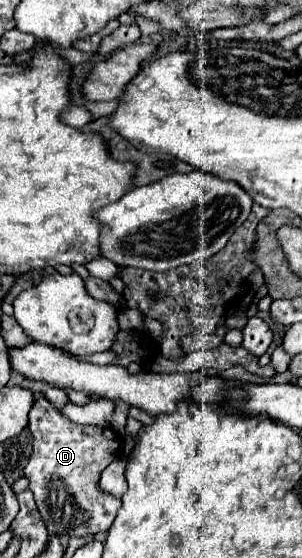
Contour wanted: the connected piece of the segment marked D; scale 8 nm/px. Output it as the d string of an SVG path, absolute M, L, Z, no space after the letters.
M44 395L36 399L30 411L28 429L34 437L34 451L24 467L24 475L30 479L30 491L34 493L34 501L48 531L58 535L108 531L120 509L120 499L100 493L96 485L102 469L116 457L118 433L112 427L76 425L68 421L68 417L60 415Z

